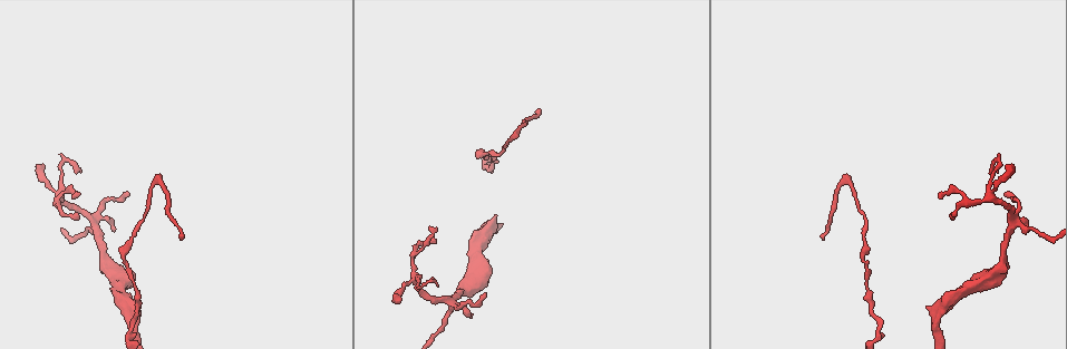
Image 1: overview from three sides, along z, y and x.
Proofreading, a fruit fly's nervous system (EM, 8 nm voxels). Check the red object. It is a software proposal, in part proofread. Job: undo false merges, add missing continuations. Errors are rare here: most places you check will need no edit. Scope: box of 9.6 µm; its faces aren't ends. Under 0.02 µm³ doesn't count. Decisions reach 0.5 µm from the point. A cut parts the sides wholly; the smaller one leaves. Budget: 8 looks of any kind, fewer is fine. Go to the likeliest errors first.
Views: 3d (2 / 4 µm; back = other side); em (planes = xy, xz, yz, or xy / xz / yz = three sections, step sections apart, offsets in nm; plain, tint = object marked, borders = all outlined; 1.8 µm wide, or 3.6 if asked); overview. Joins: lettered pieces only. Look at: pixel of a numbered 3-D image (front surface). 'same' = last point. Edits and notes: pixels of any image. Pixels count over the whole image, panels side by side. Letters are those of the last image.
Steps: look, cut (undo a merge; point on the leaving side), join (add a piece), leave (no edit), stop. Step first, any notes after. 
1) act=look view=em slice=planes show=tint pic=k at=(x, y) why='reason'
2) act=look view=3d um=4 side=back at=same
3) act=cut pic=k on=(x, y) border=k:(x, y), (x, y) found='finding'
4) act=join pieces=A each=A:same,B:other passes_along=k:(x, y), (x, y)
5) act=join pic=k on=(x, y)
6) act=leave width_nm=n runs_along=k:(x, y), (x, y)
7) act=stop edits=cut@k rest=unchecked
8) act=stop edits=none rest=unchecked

act=look view=3d um=4 pic=1 at=(1014, 222) why='three arms meet'

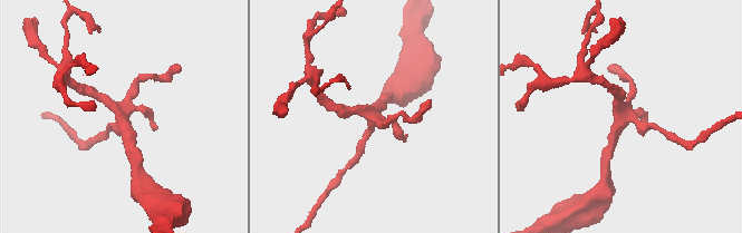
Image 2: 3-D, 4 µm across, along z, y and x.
act=look view=em slice=planes show=tint pic=2 at=(124, 117) why='shape alone is not enough'

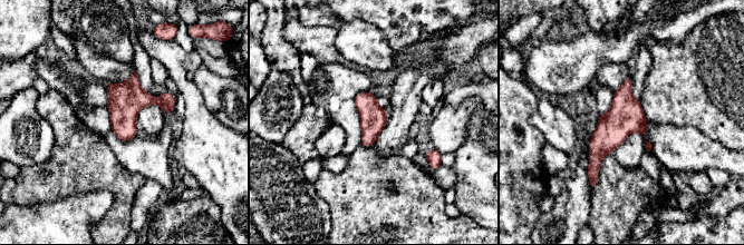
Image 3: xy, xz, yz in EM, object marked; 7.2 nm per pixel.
act=look view=em slice=planes show=borders at=same why='see the neighbours'

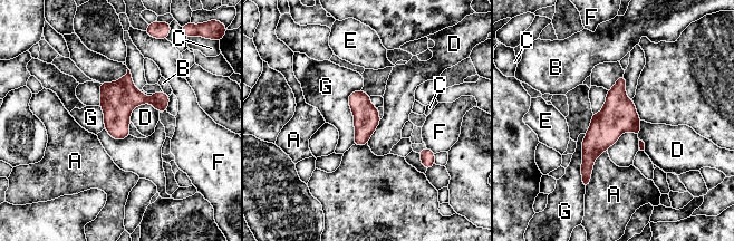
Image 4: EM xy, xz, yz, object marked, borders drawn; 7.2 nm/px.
act=leave each=A:other,B:other,C:other,D:other,E:other,F:other,G:other runs_along=4:(621, 79), (617, 116), (585, 177) found='all the same neuron'

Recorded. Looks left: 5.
act=look view=3d um=4 pic=1 at=(819, 235) why='tapers out'

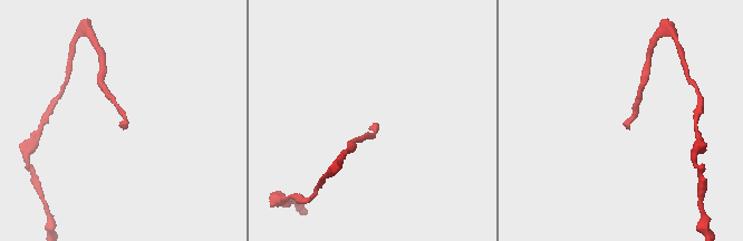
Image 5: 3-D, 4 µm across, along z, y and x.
act=look view=em slice=xz step=16 show=tint pic=5 at=(375, 123)

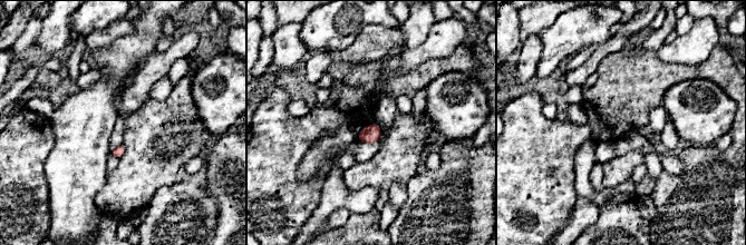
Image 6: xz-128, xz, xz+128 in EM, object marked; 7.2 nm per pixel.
act=look view=em slice=planes show=borders at=same

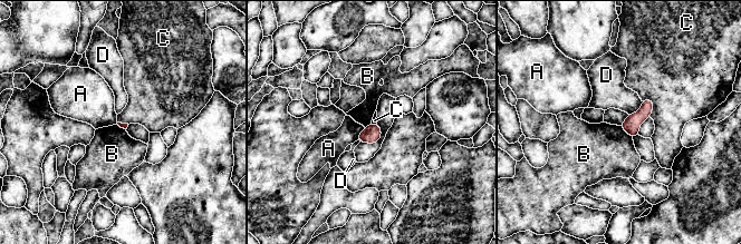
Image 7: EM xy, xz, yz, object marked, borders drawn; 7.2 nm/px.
act=leave each=A:other,B:other,C:other,D:other border=7:(646, 97), (653, 105), (648, 116) found='none of them fits'

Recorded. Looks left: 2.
act=look view=em slice=planes show=borders pic=1 at=(45, 165) why='thin end'

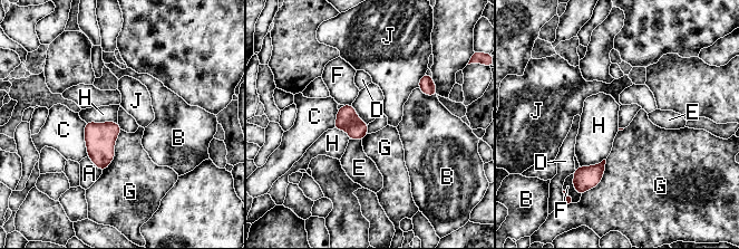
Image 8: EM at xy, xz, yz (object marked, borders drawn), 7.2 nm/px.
act=leave each=A:other,B:other,C:other,D:other,E:other,F:other,G:other,H:other,J:other border=8:(117, 122), (86, 123) found='none of them fits'

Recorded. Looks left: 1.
act=stop edits=none rest=unchecked

